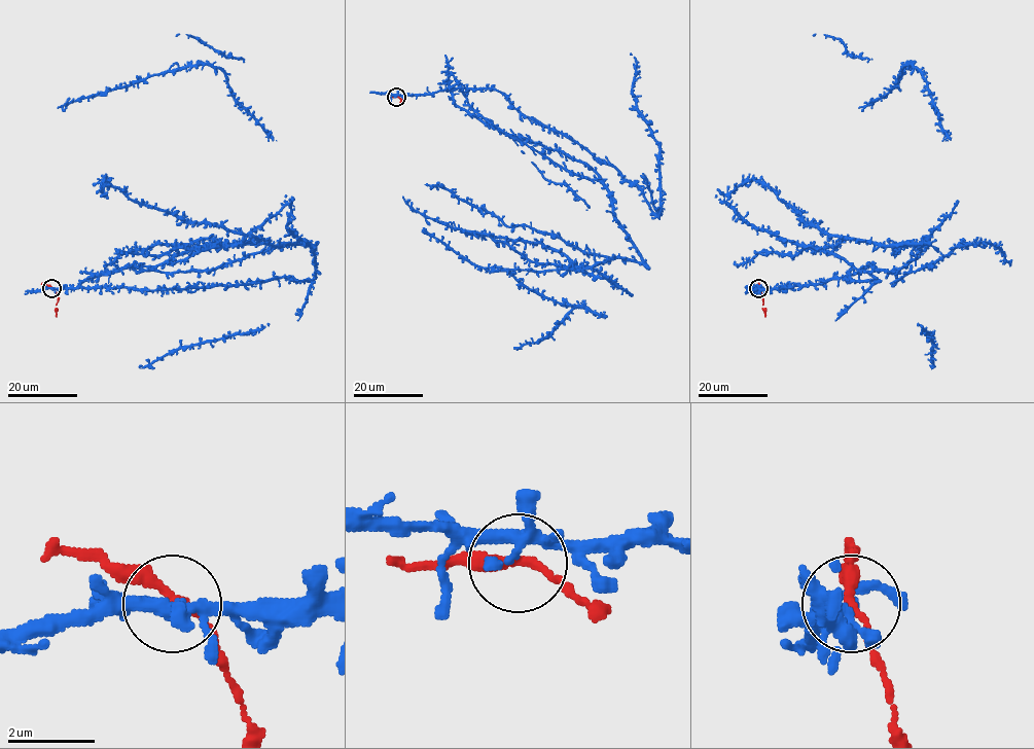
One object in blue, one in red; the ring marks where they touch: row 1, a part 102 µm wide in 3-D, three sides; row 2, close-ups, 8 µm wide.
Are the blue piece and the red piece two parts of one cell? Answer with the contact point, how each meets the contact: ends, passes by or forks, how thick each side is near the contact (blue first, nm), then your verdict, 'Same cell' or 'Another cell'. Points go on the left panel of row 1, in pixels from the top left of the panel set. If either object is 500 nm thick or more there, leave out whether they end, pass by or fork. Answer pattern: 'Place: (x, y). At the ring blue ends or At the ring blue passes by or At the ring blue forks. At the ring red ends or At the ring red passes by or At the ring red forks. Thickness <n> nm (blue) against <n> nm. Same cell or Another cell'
Place: (51, 288). At the ring blue forks. At the ring red passes by. Thickness 240 nm (blue) against 220 nm. Same cell

